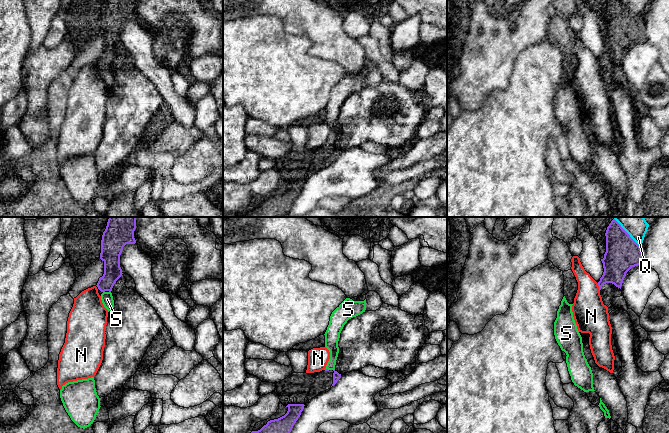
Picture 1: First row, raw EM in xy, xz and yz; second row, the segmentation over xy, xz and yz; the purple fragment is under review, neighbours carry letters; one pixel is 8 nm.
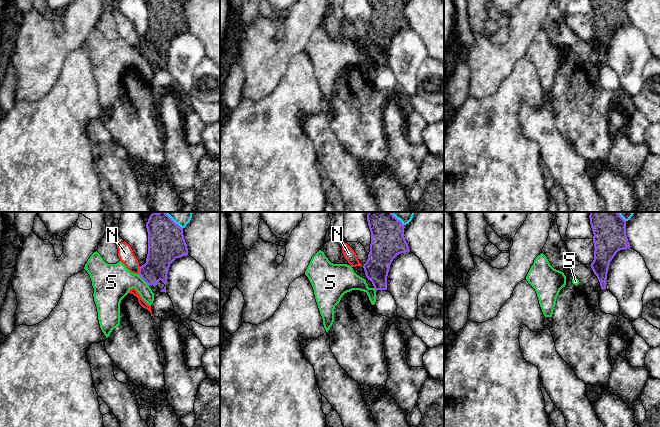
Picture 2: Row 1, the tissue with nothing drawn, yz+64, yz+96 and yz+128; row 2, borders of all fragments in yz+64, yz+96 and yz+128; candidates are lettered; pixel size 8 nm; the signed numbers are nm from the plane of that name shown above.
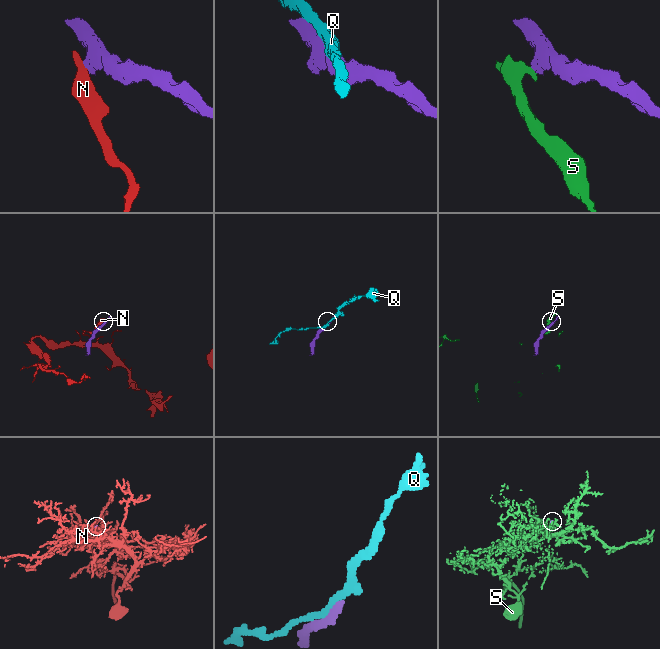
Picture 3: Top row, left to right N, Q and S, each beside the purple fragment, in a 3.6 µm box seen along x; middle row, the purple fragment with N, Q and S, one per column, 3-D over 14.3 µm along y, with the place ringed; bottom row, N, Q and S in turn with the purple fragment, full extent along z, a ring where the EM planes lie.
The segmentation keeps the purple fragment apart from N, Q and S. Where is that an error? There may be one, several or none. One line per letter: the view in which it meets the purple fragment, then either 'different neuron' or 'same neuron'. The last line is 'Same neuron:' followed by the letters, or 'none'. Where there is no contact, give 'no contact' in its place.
N: contact in yz; different neuron
Q: contact in yz; different neuron
S: contact in xz; different neuron
Same neuron: none

